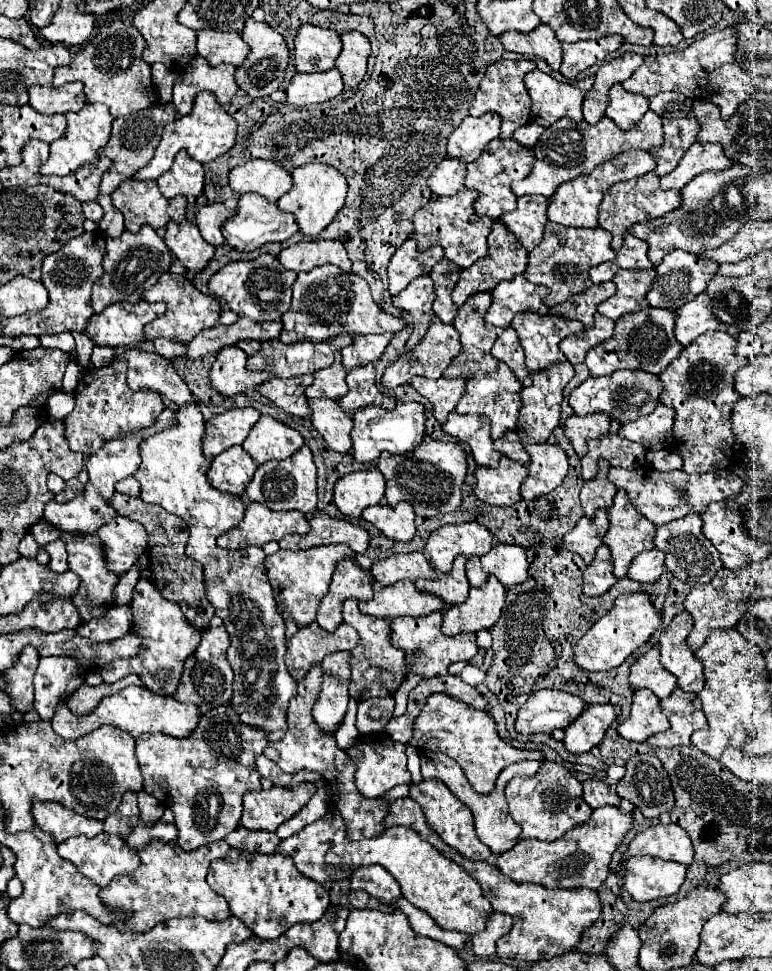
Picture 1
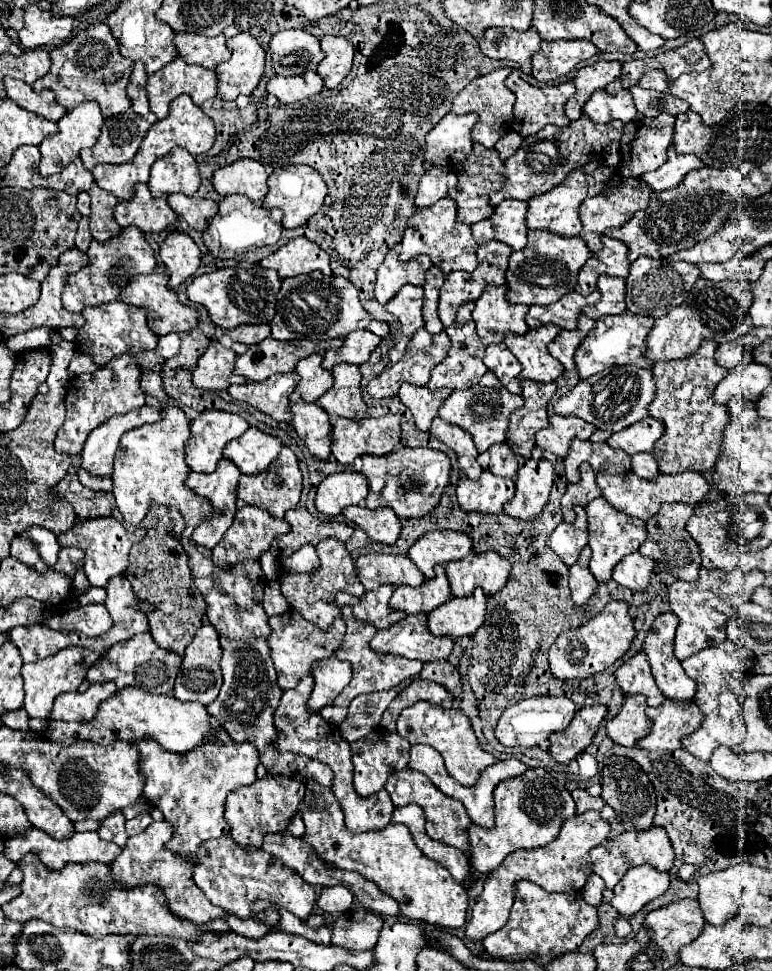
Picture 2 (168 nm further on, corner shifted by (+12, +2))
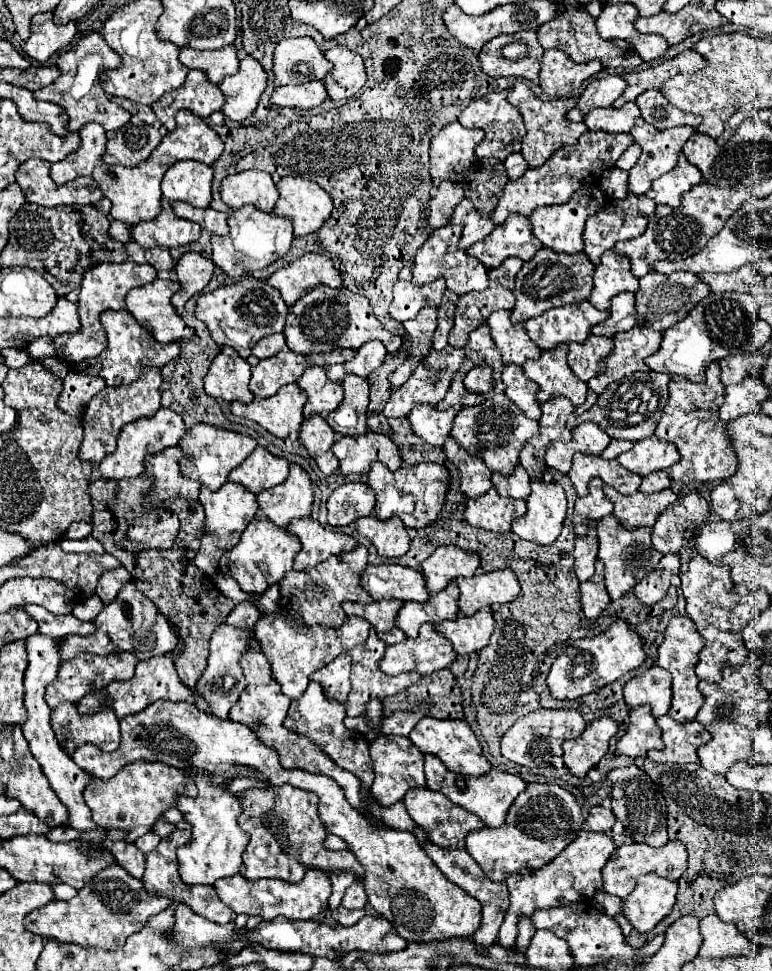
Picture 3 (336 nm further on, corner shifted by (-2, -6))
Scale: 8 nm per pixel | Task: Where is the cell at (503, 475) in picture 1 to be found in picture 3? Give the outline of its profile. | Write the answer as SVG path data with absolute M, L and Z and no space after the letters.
M491 487L485 495L467 499L465 519L467 523L489 529L489 531L509 531L511 521L521 517L525 513L525 501L523 499L505 499L495 493L495 487Z

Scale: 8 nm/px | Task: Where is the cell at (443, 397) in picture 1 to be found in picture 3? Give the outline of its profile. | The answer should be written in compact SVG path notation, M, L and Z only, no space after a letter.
M417 405L411 415L411 427L413 431L427 443L441 447L443 441L449 437L449 431L453 427L453 419L457 415L457 411L462 406L455 405L447 411L439 411L435 405Z

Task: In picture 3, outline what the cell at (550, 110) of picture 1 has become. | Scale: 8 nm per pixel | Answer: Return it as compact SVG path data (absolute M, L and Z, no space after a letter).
M517 81L511 89L511 93L507 95L507 101L511 105L515 105L521 115L523 115L523 121L525 121L525 137L523 137L523 157L529 161L529 167L535 167L535 165L543 165L547 161L547 157L563 147L563 145L571 145L577 141L577 137L581 137L581 133L585 133L587 129L583 127L583 123L571 123L567 121L565 113L577 105L577 99L575 97L569 97L569 99L553 99L553 101L541 101L539 97L533 95L533 91L523 83L523 81Z

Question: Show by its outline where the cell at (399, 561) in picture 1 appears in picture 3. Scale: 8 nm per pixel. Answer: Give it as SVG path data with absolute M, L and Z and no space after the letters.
M367 565L361 573L361 585L375 601L401 599L423 603L429 599L421 571L403 565Z

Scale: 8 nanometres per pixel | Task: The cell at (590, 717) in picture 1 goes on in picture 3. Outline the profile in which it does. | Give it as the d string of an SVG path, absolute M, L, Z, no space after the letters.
M601 717L589 723L583 735L563 743L565 767L575 777L585 777L587 771L593 769L599 763L599 759L607 753L609 739L617 733L617 729L619 723L609 717Z

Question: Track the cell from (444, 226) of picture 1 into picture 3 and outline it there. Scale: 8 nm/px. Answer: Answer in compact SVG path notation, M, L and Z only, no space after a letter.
M447 223L447 225L439 227L439 229L435 229L429 235L429 239L415 253L415 261L413 261L413 281L415 283L431 283L437 277L445 277L447 289L451 289L457 295L487 289L487 285L489 285L487 267L481 261L475 261L475 257L471 257L467 251L457 247L461 229L463 229L461 225Z

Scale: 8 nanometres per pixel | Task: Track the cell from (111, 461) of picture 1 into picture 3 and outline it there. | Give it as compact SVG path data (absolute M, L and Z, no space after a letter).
M159 409L153 417L147 417L147 419L137 419L129 425L125 425L119 433L119 439L117 439L117 449L113 453L109 453L99 469L103 473L105 479L111 479L111 481L119 481L119 479L125 479L125 477L139 477L143 473L143 459L147 453L157 453L165 447L171 447L171 445L177 445L179 439L183 437L185 433L185 423L181 419L181 415L173 413L171 409Z

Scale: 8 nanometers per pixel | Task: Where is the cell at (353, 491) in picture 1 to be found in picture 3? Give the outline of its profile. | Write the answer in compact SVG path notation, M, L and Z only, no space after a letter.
M351 481L335 489L327 501L327 521L333 527L351 525L359 517L371 515L375 505L375 493L367 483Z

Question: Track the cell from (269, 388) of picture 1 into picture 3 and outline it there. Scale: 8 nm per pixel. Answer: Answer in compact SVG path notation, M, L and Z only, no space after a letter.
M291 383L281 387L273 397L257 399L253 403L243 405L241 401L231 403L231 413L237 417L251 419L259 423L263 429L271 431L273 435L285 439L291 431L297 431L303 421L303 405L307 395L299 385Z

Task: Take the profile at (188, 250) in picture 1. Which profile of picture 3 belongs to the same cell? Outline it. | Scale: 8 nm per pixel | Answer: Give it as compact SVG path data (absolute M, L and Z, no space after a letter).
M195 251L183 253L175 265L175 273L179 277L181 289L179 289L179 293L173 295L173 301L171 301L173 307L183 309L183 305L195 293L201 293L209 285L213 271L215 271L215 265L211 259L203 257L201 253L195 253Z

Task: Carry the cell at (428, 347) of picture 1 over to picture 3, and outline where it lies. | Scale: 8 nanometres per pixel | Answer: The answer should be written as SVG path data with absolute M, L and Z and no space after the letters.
M447 345L447 347L441 349L441 351L431 349L431 353L425 357L425 361L411 373L409 381L391 393L391 397L389 397L383 413L385 413L387 417L407 417L407 415L411 413L411 409L413 409L415 405L419 405L419 403L433 403L433 405L439 403L439 401L445 397L445 393L447 393L453 375L455 375L457 369L461 367L463 357L465 357L465 351L463 351L461 347Z

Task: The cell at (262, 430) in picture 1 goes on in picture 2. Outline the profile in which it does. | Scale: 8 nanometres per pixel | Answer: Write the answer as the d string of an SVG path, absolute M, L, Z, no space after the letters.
M249 427L247 433L243 433L223 449L223 459L235 463L245 475L259 475L275 461L281 447L281 439Z

